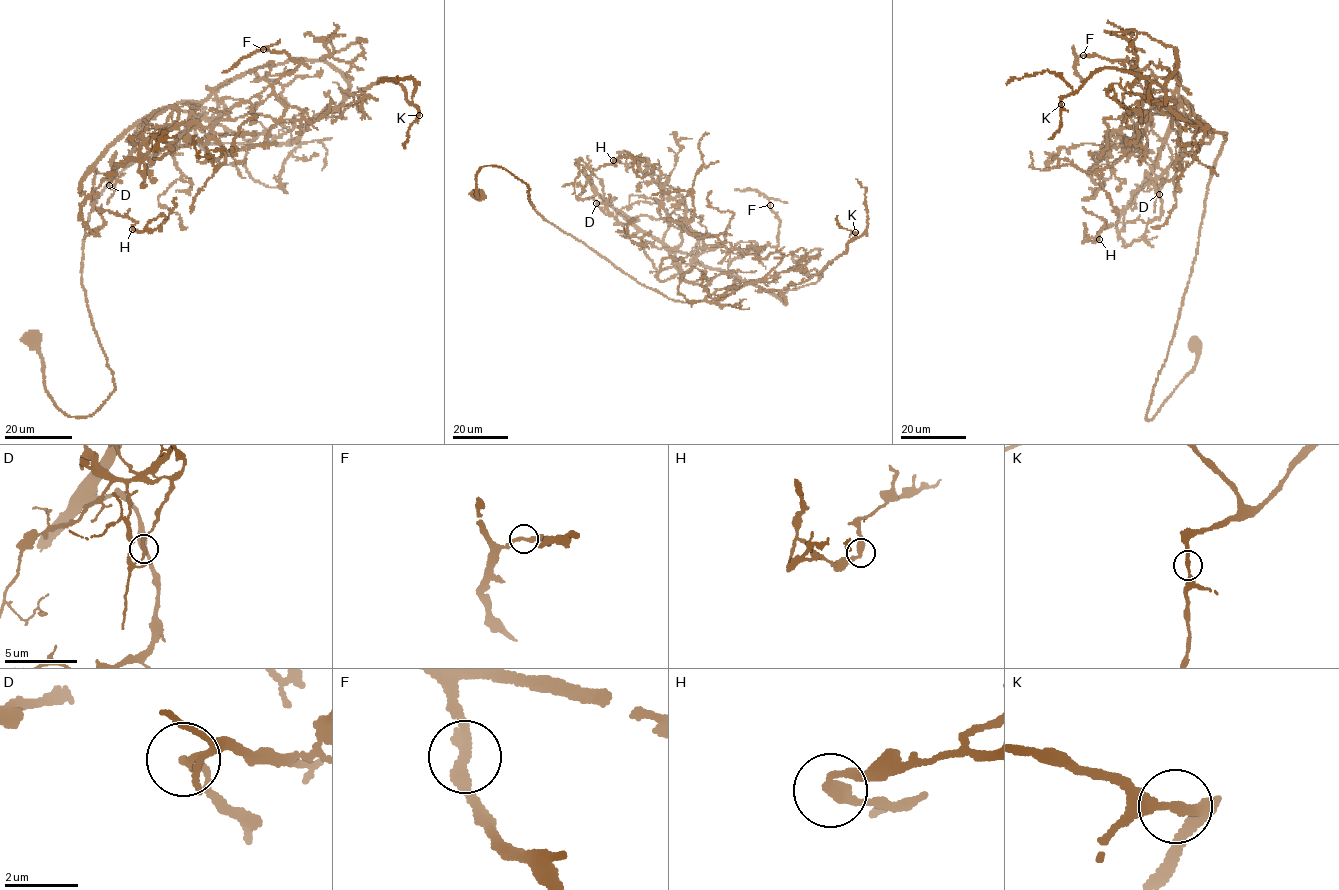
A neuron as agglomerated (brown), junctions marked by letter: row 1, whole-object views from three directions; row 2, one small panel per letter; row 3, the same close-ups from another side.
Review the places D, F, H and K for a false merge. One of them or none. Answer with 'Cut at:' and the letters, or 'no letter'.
Cut at: D

